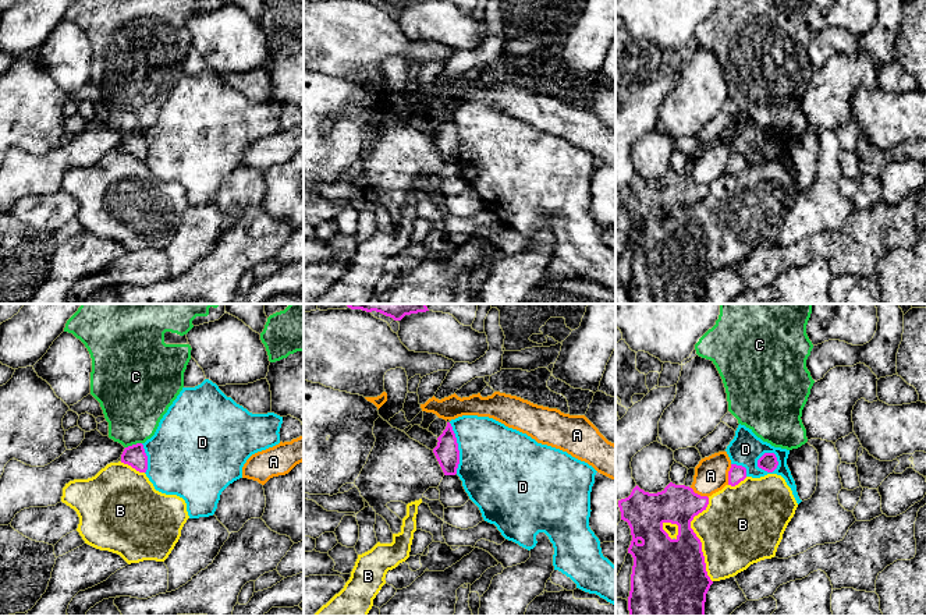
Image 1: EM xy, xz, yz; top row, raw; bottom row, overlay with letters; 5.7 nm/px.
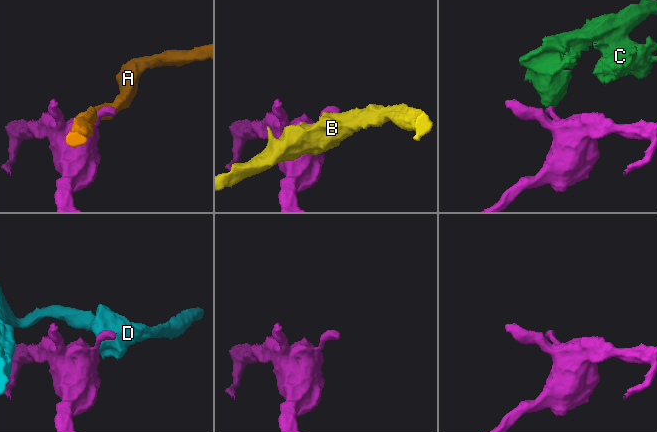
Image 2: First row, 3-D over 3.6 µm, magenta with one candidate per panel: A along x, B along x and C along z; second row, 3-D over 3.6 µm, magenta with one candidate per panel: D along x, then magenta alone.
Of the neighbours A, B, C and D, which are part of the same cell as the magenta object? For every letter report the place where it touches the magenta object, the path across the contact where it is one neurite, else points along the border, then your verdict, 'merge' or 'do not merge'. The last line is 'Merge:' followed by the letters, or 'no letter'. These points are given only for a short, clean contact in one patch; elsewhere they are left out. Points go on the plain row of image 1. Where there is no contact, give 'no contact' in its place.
A: contact yz (728, 162); do not merge
B: contact yz (699, 227); do not merge
C: contact xy (132, 133); border xy (141, 130), (126, 135); do not merge
D: contact yz (769, 159); do not merge
Merge: no letter

